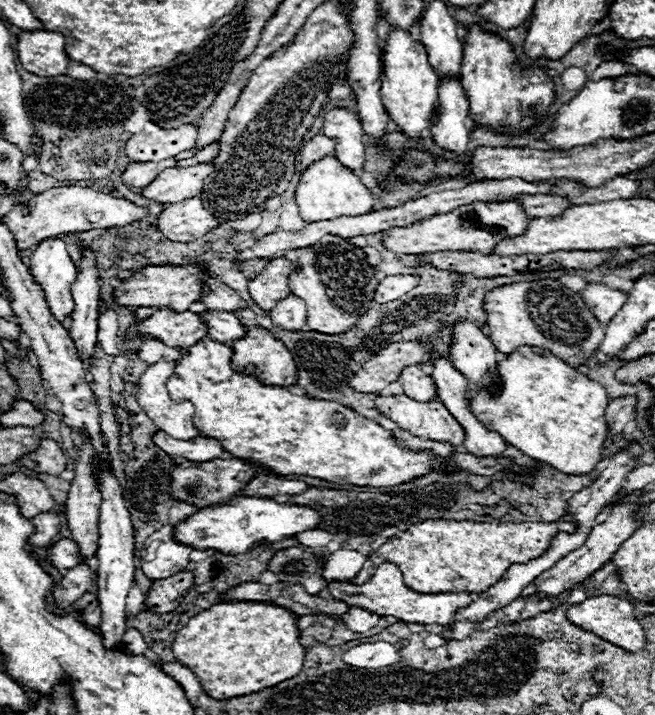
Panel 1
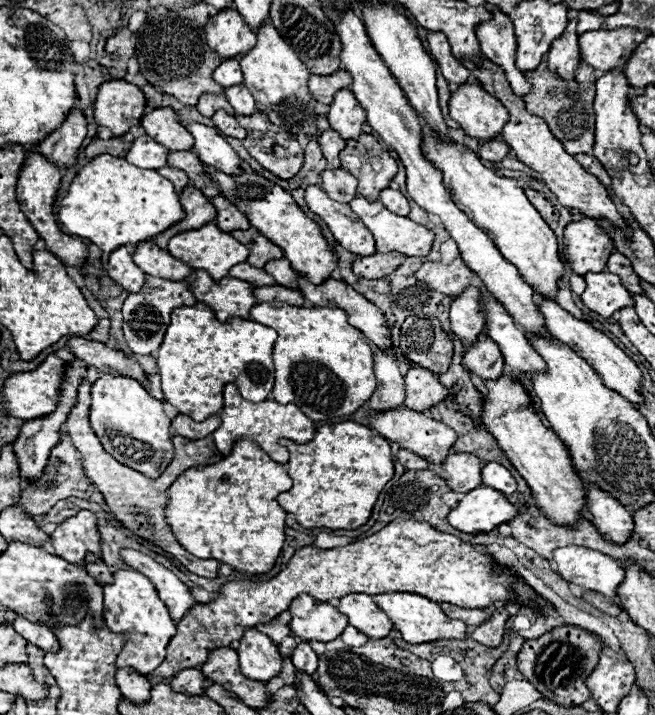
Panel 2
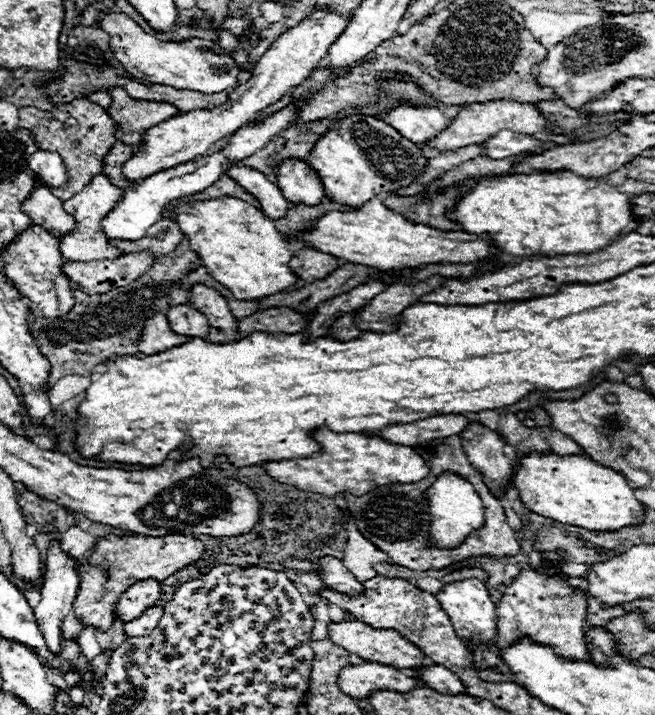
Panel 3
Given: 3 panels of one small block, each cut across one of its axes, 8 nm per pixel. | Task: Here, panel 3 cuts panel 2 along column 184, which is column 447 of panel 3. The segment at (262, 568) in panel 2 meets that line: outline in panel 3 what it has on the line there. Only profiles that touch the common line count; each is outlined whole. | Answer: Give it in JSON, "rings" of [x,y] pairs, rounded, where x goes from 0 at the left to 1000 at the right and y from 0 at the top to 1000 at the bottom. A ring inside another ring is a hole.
{"rings":[[[690,660],[672,663],[672,669],[666,669],[656,685],[650,685],[647,697],[653,699],[653,722],[656,722],[653,750],[656,758],[669,766],[699,766],[721,741],[739,736],[739,708],[733,694],[727,691],[724,680],[711,680],[708,669]]]}

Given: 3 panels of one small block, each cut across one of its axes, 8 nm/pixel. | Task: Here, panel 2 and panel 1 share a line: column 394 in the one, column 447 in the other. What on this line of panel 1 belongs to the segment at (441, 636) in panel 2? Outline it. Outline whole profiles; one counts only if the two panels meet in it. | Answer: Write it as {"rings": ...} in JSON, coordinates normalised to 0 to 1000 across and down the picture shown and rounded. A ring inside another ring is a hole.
{"rings":[[[586,786],[577,792],[574,803],[553,820],[540,820],[537,814],[504,814],[501,820],[507,836],[528,842],[531,848],[547,848],[556,853],[565,853],[577,862],[602,862],[620,873],[669,873],[684,878],[693,870],[693,859],[696,853],[721,845],[721,839],[727,836],[718,828],[675,828],[675,831],[641,831],[626,825],[617,814],[614,814],[614,800],[598,789],[598,786]]]}

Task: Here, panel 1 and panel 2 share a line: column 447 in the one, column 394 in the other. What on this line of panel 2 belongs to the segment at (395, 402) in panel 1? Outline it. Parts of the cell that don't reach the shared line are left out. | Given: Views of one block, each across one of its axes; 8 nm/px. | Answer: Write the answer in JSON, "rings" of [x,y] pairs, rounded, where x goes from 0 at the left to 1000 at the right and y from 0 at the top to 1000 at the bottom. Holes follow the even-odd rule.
{"rings":[[[602,571],[602,573],[586,573],[586,576],[565,573],[562,587],[565,587],[565,596],[580,604],[580,610],[592,613],[595,618],[608,618],[614,627],[635,632],[638,638],[650,641],[660,649],[675,649],[690,627],[690,618],[696,615],[696,604],[690,599],[626,571]]]}

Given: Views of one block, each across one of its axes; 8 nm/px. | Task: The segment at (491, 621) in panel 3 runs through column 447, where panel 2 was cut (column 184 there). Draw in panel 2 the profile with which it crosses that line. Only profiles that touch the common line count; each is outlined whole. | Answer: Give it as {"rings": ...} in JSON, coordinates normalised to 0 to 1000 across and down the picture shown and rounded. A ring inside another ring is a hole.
{"rings":[[[186,766],[183,780],[195,792],[202,792],[205,797],[217,800],[220,806],[226,806],[232,811],[232,817],[238,820],[244,836],[256,848],[266,867],[275,867],[299,845],[299,839],[287,828],[287,820],[269,803],[263,803],[256,794],[241,789],[235,780],[223,778],[211,769],[198,769],[198,766]]]}

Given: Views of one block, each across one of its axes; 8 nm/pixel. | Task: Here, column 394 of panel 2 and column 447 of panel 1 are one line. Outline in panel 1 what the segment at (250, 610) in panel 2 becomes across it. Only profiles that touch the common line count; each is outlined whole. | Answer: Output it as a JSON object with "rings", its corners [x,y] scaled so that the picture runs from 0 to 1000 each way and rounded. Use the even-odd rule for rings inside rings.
{"rings":[[[650,727],[641,733],[632,733],[626,741],[614,744],[608,752],[595,752],[589,761],[583,761],[571,775],[565,775],[553,792],[553,797],[544,803],[537,814],[562,814],[568,808],[571,797],[583,786],[598,786],[614,797],[617,817],[635,828],[742,828],[748,820],[754,820],[769,800],[779,794],[779,789],[800,789],[812,780],[821,780],[837,764],[840,755],[852,744],[876,744],[873,730],[724,730],[724,727]]]}

